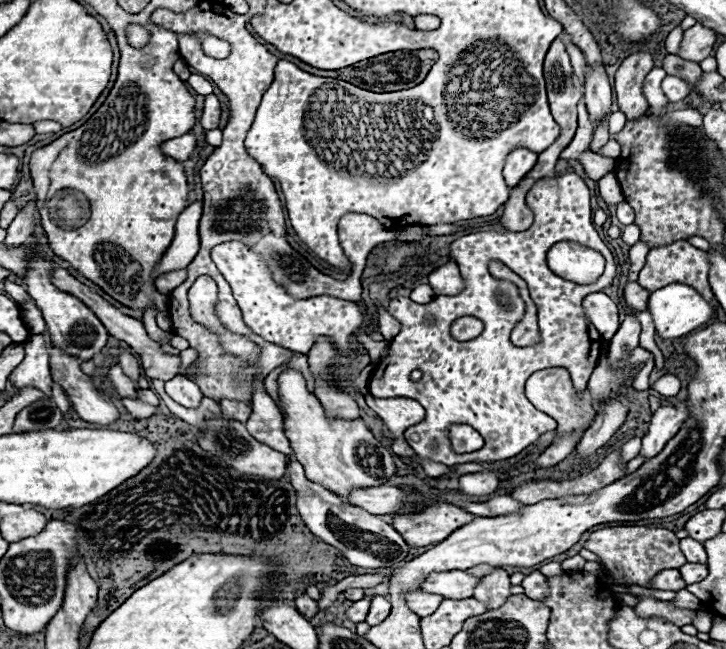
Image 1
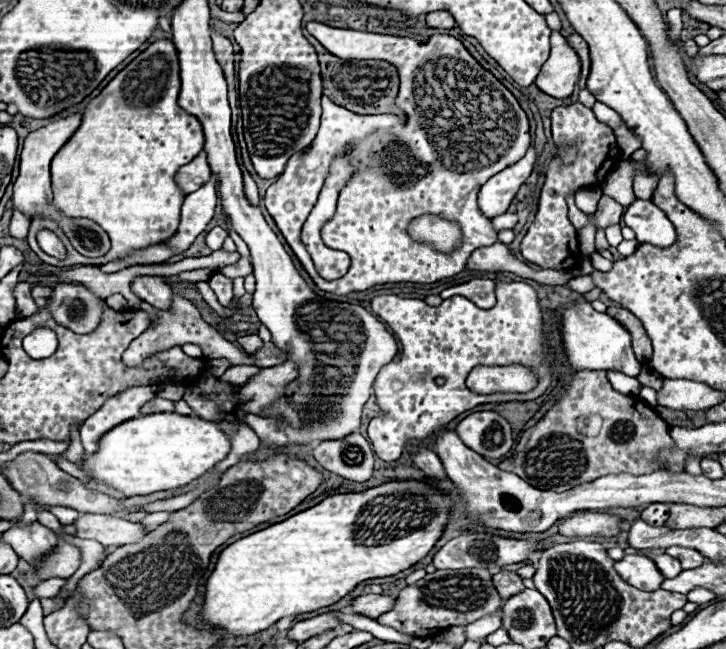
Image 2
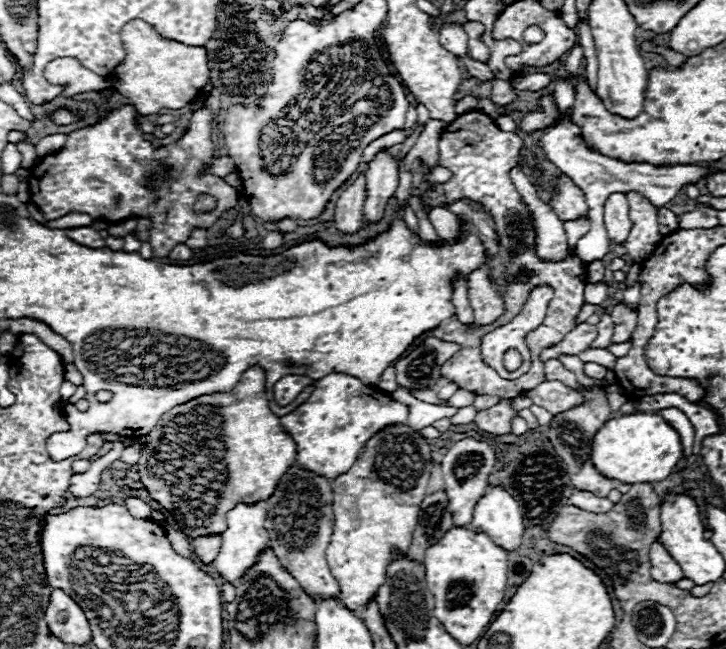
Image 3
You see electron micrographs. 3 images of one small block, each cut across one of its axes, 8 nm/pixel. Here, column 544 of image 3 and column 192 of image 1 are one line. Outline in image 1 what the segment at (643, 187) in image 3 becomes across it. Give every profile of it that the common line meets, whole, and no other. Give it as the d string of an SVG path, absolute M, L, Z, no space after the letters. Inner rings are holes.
M188 132L188 134L184 134L184 136L166 140L166 142L162 144L162 152L182 162L182 160L188 160L188 158L192 156L192 152L194 152L196 146L198 146L198 138L196 138L192 132Z

